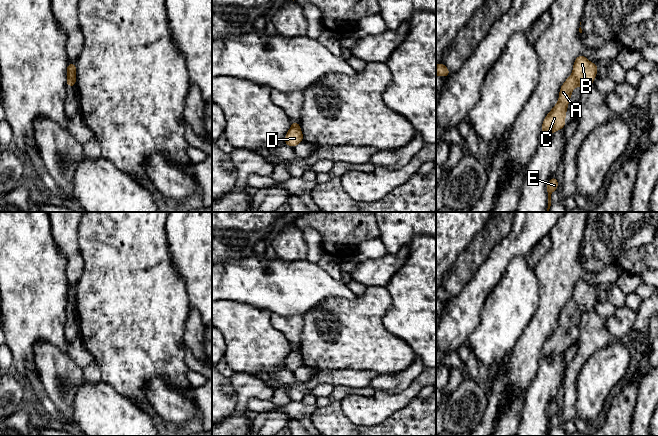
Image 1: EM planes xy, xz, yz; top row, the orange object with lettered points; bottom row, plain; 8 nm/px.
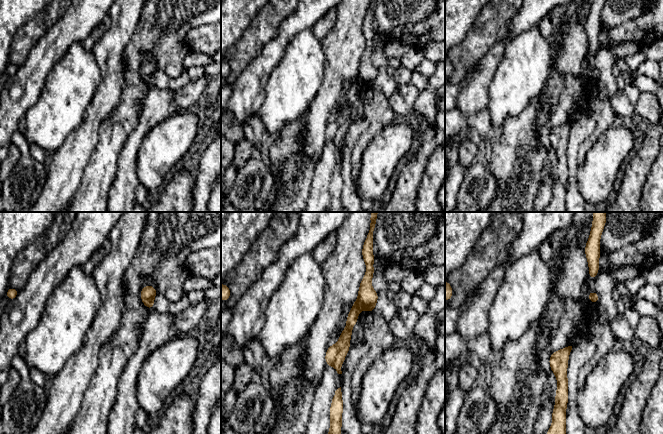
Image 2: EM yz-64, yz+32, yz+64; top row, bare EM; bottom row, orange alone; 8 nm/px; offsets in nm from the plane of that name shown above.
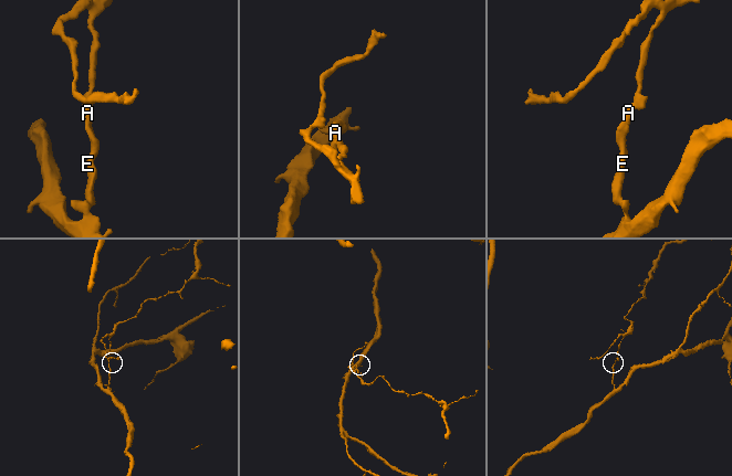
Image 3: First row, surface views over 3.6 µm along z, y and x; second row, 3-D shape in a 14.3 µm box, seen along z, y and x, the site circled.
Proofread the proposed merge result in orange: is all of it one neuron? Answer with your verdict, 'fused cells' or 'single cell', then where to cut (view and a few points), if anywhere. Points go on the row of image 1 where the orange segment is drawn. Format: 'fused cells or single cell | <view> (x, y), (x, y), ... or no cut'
fused cells | yz (572, 74), (578, 84)

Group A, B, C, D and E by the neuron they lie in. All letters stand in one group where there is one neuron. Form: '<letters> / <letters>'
A C E / B D

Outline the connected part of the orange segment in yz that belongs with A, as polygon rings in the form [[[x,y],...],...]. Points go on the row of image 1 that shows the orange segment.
[[[573,75],[569,76],[562,84],[559,91],[558,103],[551,109],[543,120],[540,132],[541,135],[552,135],[554,131],[564,129],[567,106],[571,99],[573,88],[577,85],[577,80]]]

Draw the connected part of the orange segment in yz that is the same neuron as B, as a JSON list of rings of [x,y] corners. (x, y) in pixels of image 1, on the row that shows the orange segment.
[[[578,55],[573,64],[573,76],[581,88],[593,85],[599,65],[591,63],[584,55]]]

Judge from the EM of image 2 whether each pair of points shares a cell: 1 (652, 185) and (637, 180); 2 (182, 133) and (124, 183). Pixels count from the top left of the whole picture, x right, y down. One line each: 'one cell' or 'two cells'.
1: two cells
2: two cells

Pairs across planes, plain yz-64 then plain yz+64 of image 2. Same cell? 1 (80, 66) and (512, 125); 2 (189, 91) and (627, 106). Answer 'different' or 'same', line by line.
1: different
2: same

